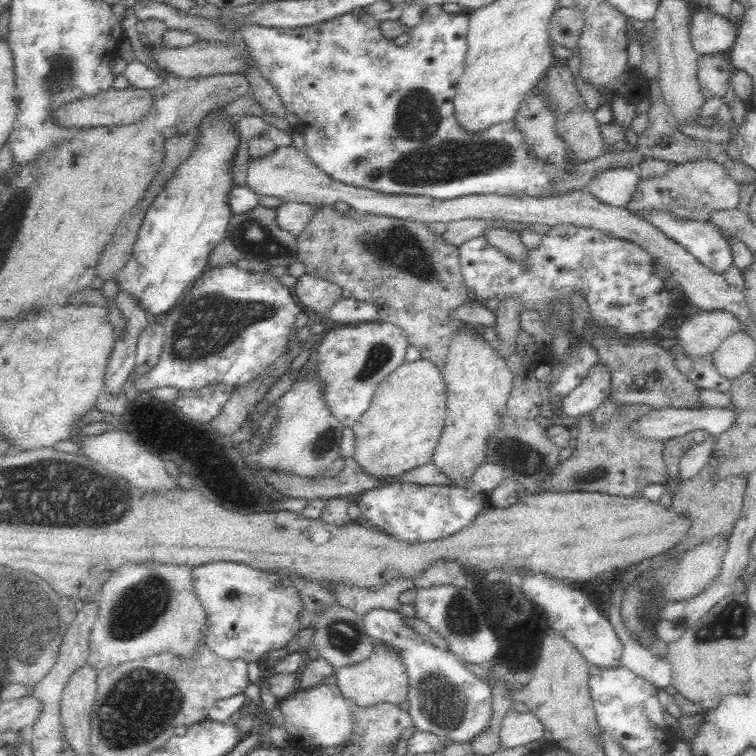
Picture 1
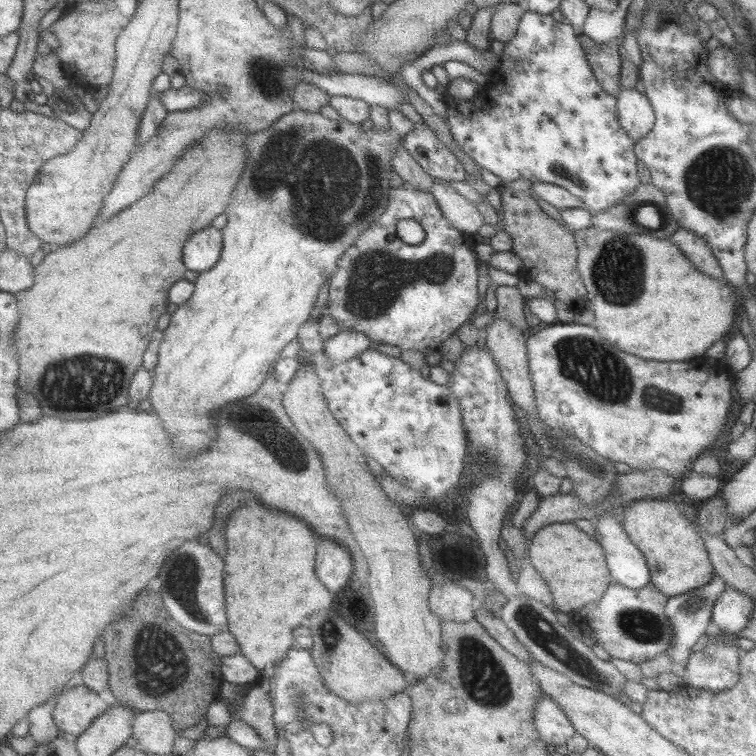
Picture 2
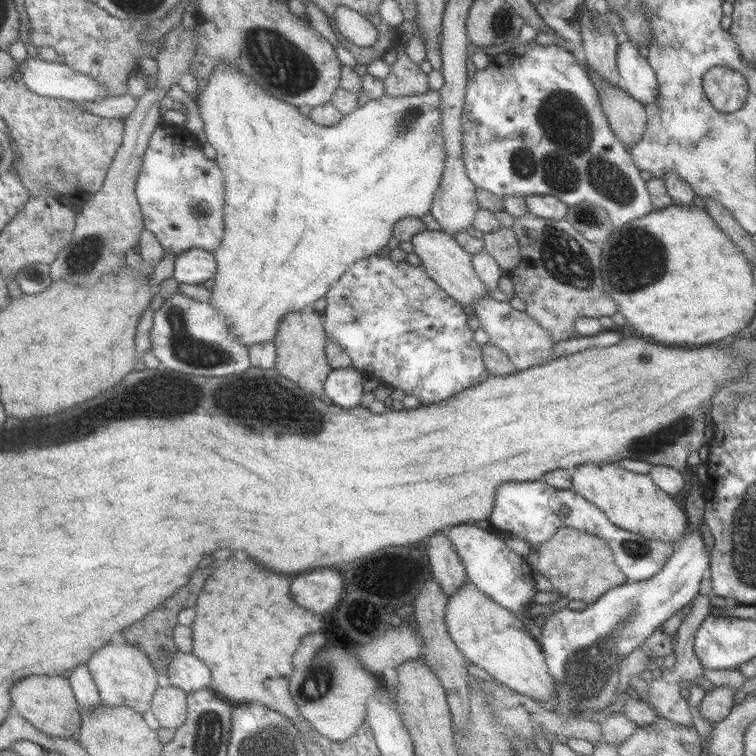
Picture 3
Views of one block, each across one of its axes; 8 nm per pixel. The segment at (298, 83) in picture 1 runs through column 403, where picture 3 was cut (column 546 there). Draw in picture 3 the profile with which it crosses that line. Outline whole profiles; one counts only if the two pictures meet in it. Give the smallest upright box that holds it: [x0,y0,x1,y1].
[463,41,654,227]

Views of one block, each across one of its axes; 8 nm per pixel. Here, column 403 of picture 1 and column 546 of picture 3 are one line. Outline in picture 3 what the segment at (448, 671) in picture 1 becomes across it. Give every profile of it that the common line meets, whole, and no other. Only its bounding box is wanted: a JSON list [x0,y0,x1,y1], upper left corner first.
[537,530,710,719]

